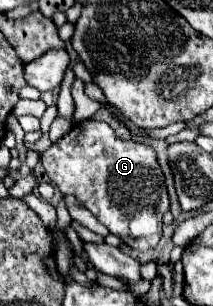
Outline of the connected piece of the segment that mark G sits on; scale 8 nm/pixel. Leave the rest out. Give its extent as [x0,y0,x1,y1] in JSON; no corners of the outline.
[42,119,168,249]

